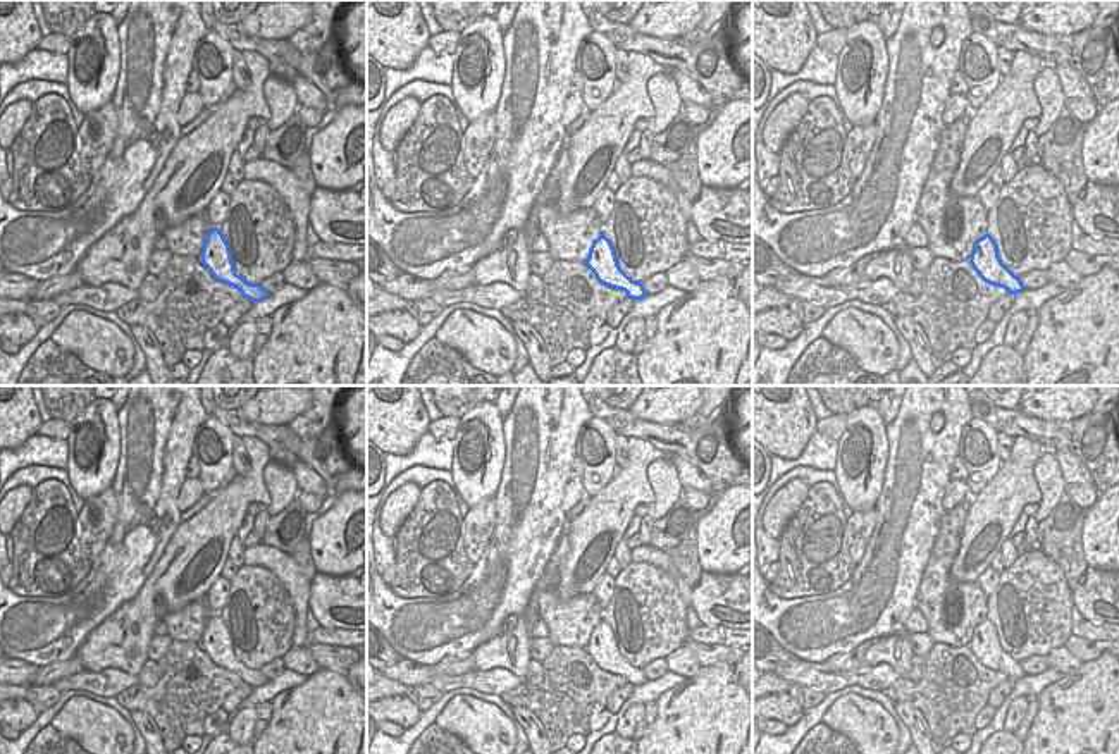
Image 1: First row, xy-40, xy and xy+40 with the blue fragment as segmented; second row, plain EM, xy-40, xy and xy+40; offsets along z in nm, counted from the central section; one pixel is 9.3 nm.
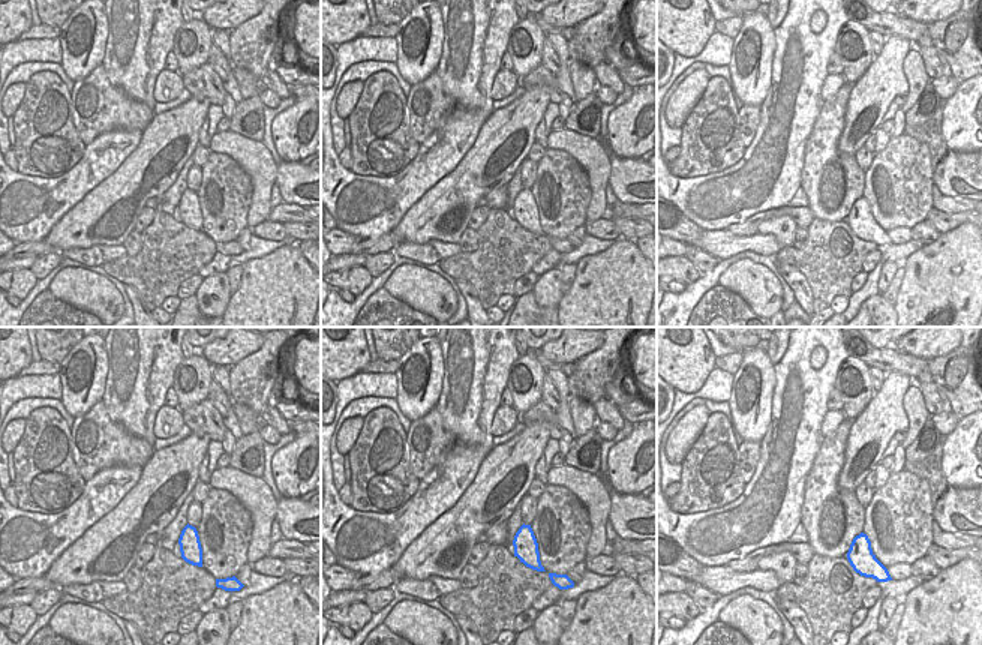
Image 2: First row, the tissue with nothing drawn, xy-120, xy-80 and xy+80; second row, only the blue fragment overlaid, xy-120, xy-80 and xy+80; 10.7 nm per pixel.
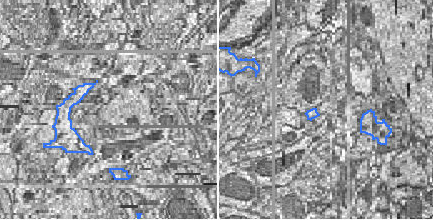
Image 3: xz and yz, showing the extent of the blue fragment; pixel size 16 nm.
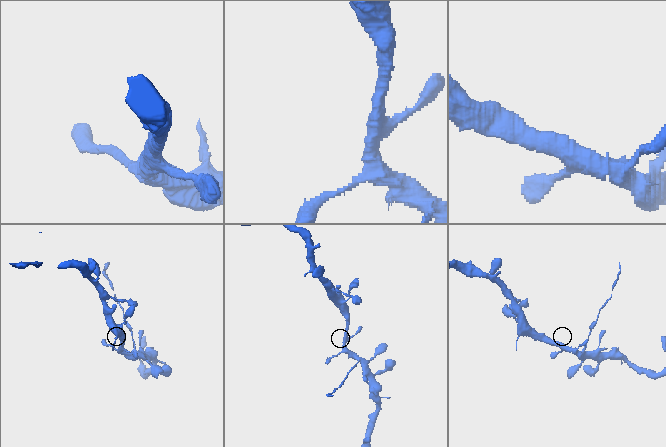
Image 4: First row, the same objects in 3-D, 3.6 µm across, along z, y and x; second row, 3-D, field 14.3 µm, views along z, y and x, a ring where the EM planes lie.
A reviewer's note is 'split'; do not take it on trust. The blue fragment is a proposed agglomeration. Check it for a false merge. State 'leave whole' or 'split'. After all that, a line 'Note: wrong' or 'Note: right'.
leave whole
Note: wrong

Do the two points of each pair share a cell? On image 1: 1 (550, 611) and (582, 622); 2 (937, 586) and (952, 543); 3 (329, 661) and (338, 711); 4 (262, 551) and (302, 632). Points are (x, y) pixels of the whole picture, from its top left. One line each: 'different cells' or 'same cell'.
1: same cell
2: same cell
3: different cells
4: same cell

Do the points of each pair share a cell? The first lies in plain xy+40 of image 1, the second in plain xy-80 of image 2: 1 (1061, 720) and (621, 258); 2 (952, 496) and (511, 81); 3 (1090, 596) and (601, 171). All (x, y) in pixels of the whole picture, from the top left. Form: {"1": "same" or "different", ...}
{"1": "same", "2": "same", "3": "different"}

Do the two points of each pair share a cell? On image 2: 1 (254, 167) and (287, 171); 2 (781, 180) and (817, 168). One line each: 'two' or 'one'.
1: two
2: two

